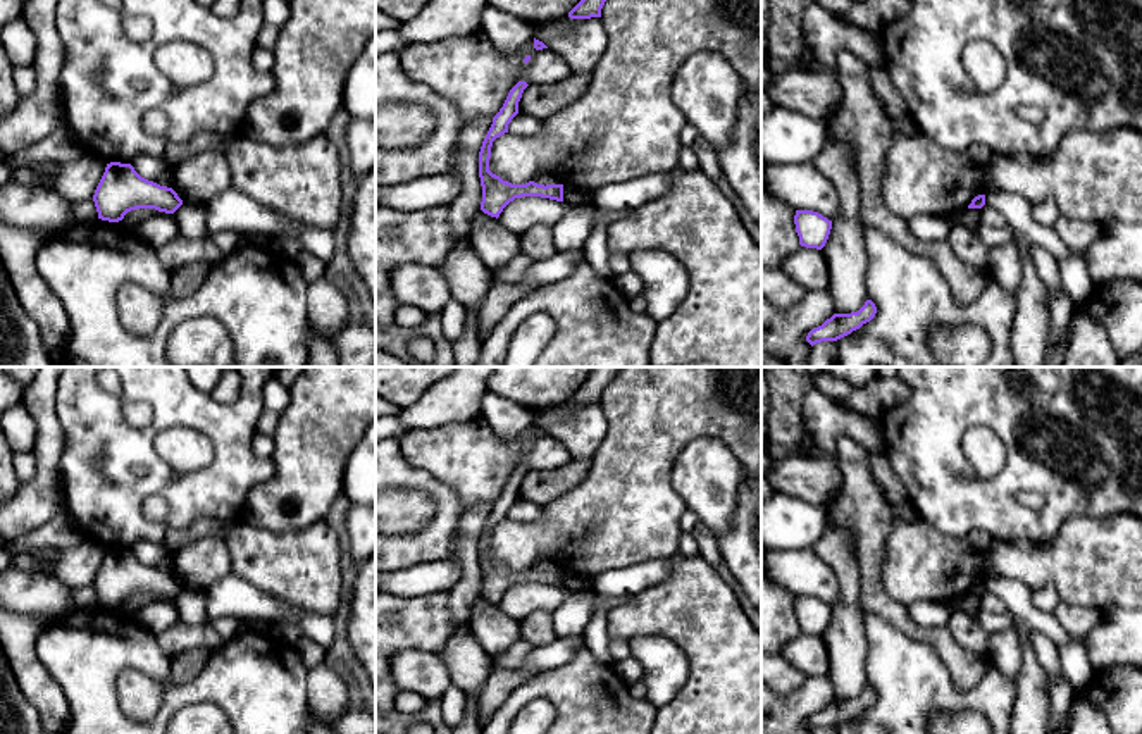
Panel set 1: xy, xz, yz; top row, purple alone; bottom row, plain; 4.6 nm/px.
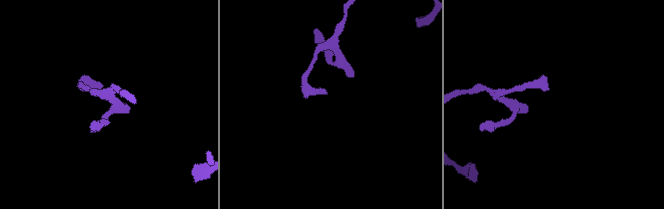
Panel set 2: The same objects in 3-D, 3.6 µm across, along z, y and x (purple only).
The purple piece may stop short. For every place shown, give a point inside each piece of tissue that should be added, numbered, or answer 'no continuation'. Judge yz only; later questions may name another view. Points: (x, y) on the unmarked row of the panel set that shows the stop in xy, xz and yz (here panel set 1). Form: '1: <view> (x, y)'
no continuation

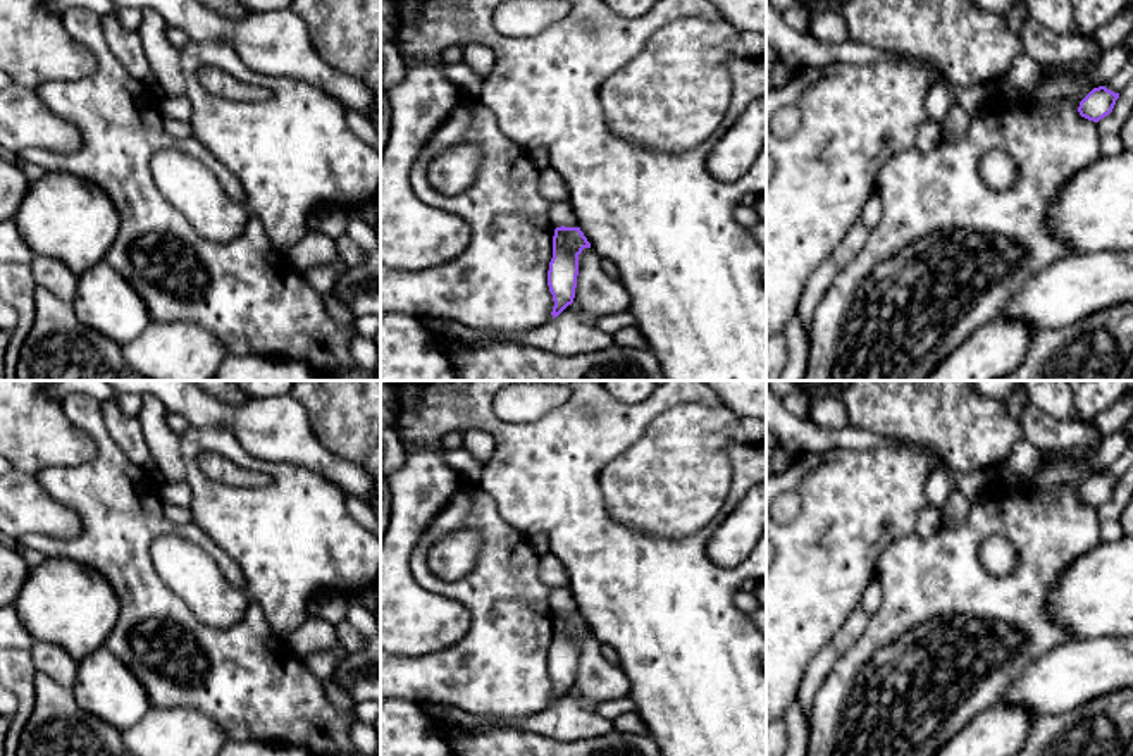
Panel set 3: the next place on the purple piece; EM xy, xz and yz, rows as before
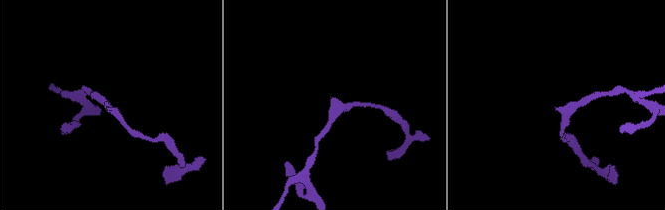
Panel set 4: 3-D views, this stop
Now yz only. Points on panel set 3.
no continuation

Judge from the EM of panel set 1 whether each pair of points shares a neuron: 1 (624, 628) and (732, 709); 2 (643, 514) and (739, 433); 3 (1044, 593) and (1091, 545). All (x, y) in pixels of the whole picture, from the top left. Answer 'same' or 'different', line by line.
1: same
2: same
3: different

